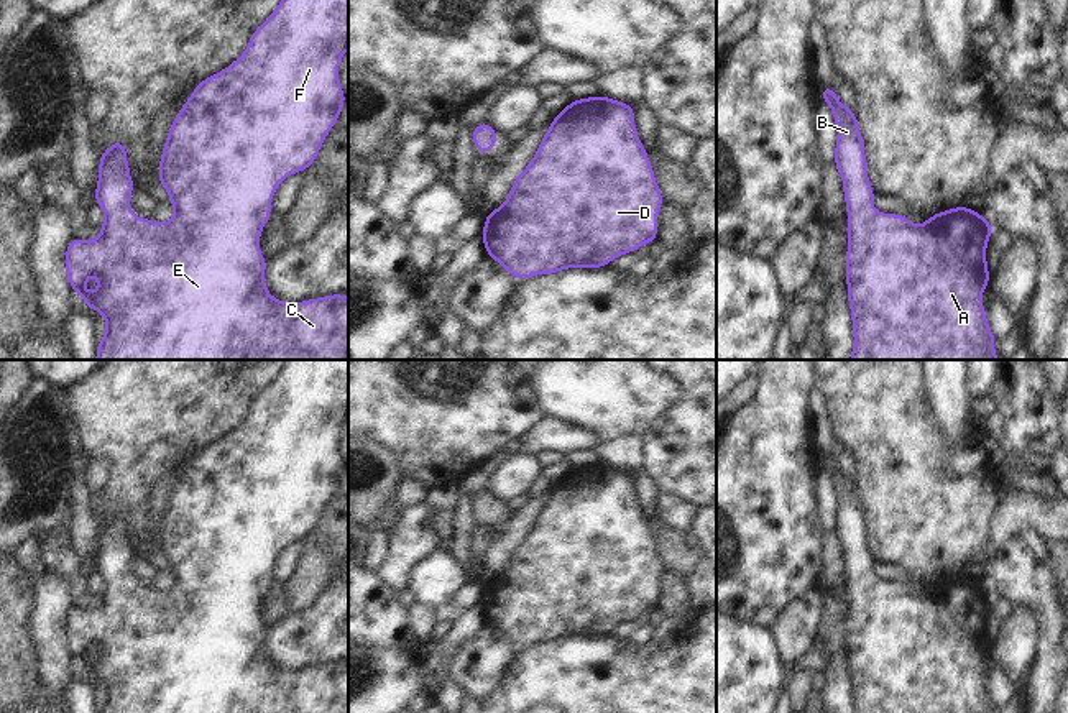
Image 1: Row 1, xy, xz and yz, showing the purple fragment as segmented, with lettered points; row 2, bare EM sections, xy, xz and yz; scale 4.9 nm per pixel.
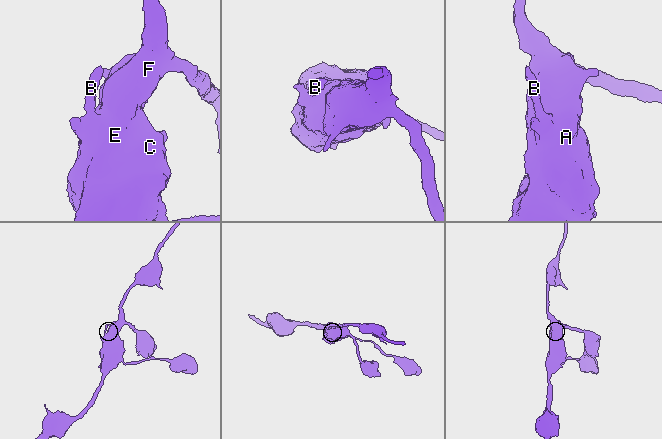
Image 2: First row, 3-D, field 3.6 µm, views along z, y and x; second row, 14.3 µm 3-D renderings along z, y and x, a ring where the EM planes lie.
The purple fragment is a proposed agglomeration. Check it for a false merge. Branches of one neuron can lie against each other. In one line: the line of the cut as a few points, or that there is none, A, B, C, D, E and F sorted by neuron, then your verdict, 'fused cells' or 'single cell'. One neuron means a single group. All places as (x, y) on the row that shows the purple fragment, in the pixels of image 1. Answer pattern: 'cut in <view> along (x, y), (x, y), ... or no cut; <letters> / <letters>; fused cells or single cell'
no cut; A B C D E F; single cell

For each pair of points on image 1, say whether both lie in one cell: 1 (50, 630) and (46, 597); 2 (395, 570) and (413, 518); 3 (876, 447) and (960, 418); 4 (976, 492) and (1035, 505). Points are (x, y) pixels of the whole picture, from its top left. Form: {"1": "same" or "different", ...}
{"1": "same", "2": "same", "3": "different", "4": "different"}

